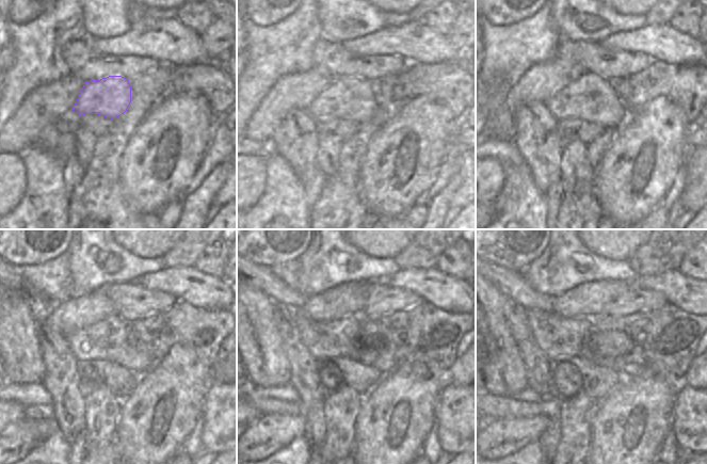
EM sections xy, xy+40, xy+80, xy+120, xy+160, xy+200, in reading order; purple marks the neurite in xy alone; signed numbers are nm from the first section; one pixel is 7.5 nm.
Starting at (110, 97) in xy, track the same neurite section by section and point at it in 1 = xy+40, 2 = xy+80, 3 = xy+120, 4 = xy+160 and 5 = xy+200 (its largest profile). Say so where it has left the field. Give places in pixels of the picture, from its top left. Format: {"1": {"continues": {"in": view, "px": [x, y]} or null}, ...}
{"1": {"continues": {"in": "xy+40", "px": [350, 97]}}, "2": {"continues": {"in": "xy+80", "px": [590, 97]}}, "3": {"continues": {"in": "xy+120", "px": [107, 339]}}, "4": {"continues": {"in": "xy+160", "px": [338, 338]}}, "5": {"continues": {"in": "xy+200", "px": [559, 337]}}}

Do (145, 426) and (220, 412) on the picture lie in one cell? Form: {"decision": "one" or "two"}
{"decision": "two"}

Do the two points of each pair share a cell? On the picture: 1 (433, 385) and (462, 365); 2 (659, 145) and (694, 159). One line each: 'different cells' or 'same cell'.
1: different cells
2: different cells

